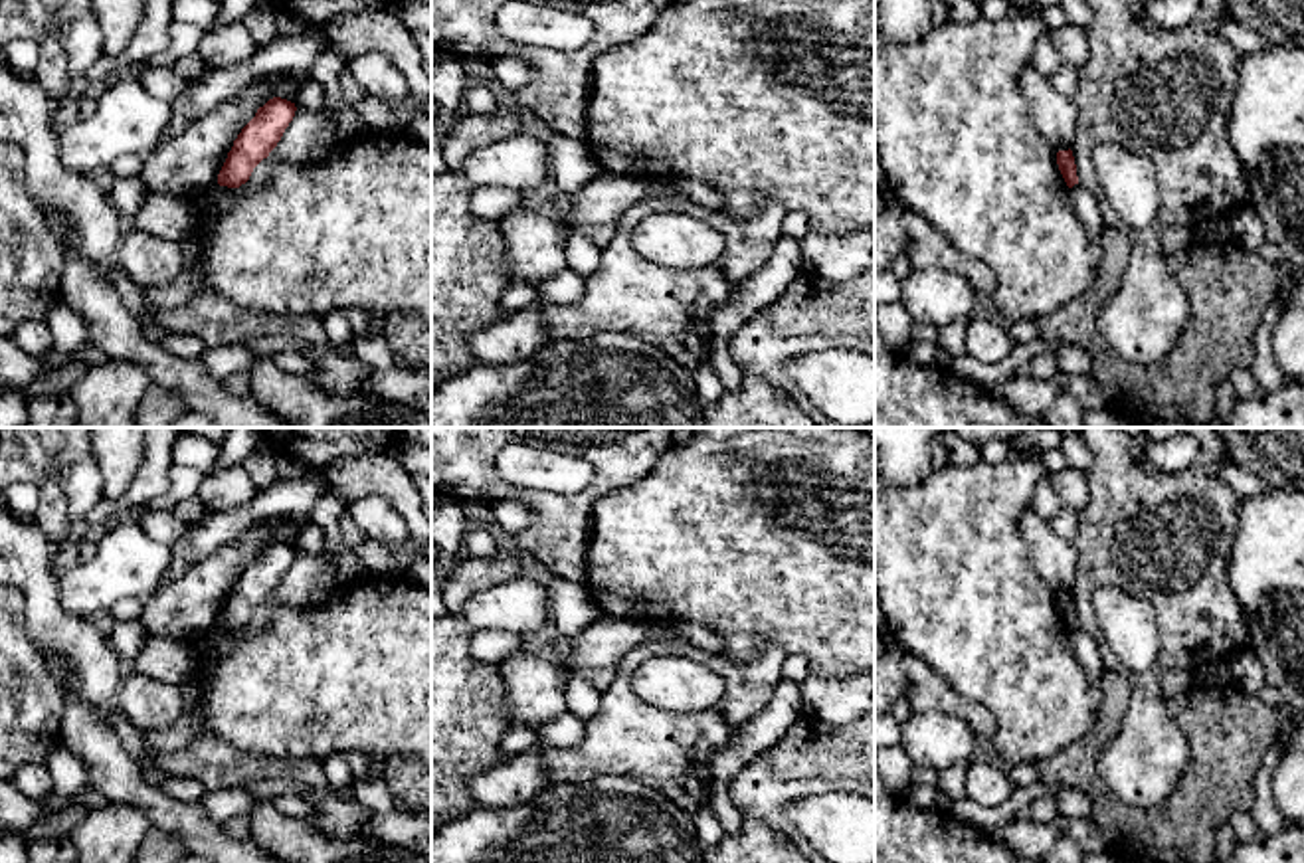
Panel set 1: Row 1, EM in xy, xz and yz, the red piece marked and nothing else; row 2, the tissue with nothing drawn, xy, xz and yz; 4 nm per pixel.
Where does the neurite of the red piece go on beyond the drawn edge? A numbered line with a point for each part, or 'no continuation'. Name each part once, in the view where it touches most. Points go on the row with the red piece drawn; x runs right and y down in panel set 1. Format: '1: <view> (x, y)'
no continuation

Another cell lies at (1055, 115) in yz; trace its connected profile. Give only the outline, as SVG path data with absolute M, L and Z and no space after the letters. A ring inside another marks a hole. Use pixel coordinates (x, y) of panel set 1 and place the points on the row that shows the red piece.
M1031 65L1019 73L1019 87L1041 137L1055 152L1072 148L1078 131L1074 99L1061 95L1051 79Z

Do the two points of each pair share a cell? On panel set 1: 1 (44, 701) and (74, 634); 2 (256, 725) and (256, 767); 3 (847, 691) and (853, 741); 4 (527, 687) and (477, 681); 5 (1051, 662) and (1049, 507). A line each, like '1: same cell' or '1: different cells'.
1: different cells
2: different cells
3: different cells
4: different cells
5: different cells

